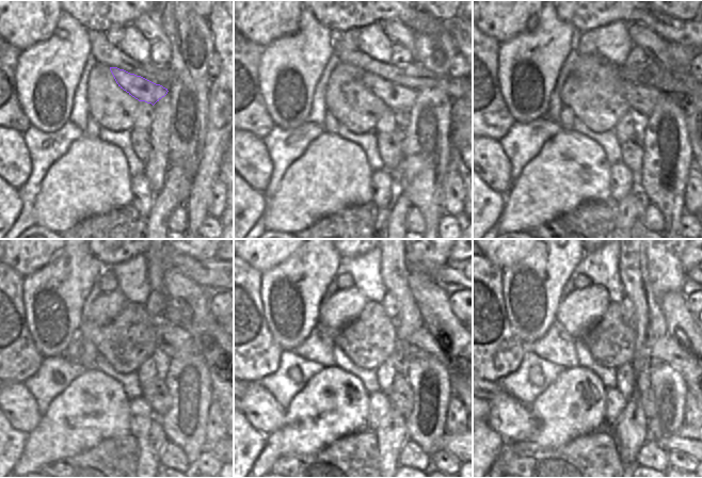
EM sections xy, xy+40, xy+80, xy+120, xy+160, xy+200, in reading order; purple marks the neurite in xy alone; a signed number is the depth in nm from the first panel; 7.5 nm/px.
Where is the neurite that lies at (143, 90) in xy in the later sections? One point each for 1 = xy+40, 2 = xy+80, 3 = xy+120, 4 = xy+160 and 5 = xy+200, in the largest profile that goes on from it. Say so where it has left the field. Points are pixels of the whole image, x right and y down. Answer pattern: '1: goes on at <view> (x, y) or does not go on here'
1: goes on at xy+40 (399, 98)
2: goes on at xy+80 (642, 100)
3: goes on at xy+120 (173, 341)
4: goes on at xy+160 (420, 345)
5: goes on at xy+200 (689, 363)

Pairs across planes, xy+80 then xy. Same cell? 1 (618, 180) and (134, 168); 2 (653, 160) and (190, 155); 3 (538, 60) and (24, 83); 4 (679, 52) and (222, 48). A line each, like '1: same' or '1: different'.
1: different
2: same
3: same
4: different

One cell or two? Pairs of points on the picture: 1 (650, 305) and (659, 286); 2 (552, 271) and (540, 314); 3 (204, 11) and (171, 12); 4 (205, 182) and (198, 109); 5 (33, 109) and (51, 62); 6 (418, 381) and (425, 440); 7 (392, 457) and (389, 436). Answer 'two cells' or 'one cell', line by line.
1: two cells
2: one cell
3: two cells
4: two cells
5: one cell
6: one cell
7: one cell

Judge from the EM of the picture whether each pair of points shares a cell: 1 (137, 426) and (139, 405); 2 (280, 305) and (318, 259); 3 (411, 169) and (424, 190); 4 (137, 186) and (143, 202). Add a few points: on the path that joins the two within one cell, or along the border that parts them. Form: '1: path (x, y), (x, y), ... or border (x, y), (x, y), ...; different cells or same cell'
1: path (139, 420), (139, 411); same cell
2: path (291, 293), (292, 287), (307, 271); same cell
3: path (413, 174), (420, 185); same cell
4: path (141, 190), (143, 197); same cell

